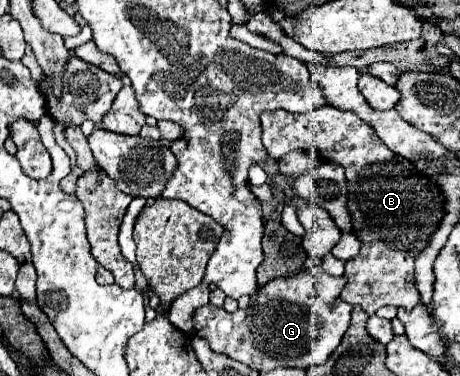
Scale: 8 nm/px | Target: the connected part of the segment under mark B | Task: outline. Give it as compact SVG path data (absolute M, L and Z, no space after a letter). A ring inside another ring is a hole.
M331 105L311 113L265 111L261 125L263 147L273 159L281 159L295 149L305 149L313 159L343 165L347 173L347 205L353 233L361 241L361 253L345 263L347 287L343 299L349 305L363 307L367 315L375 315L385 305L403 307L405 311L419 305L421 297L413 283L413 263L417 251L429 243L429 235L437 229L443 215L443 195L437 185L419 175L407 159L389 151L373 127L353 111L341 111Z

